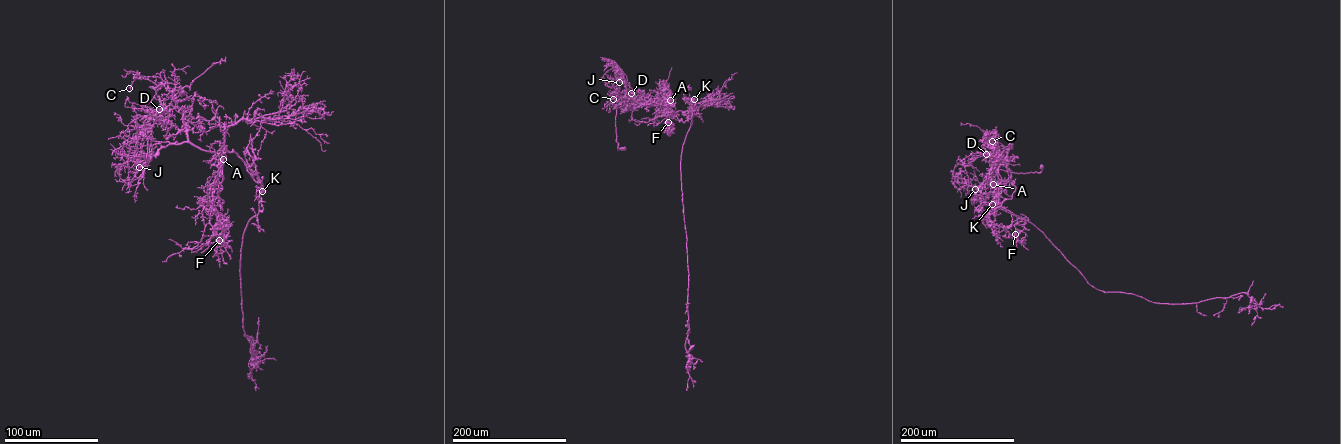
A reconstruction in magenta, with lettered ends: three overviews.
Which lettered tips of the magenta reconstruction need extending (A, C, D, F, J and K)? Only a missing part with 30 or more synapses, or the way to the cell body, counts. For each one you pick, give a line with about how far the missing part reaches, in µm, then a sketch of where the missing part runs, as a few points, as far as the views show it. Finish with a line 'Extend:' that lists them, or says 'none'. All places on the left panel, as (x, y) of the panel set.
D: Missing length about 20 µm
Extend: D

